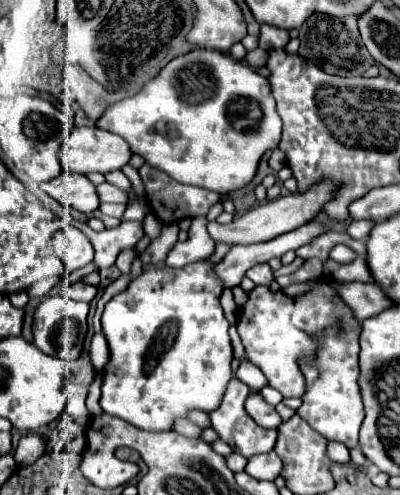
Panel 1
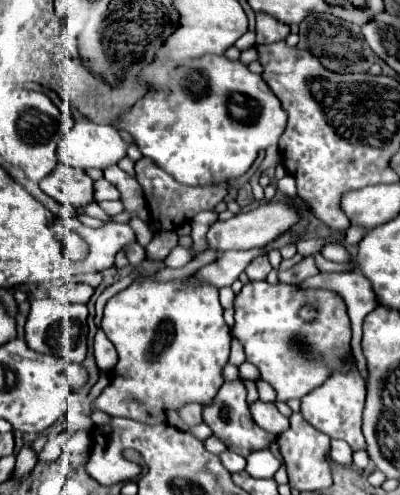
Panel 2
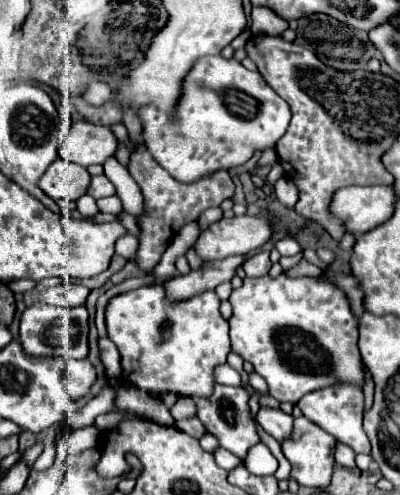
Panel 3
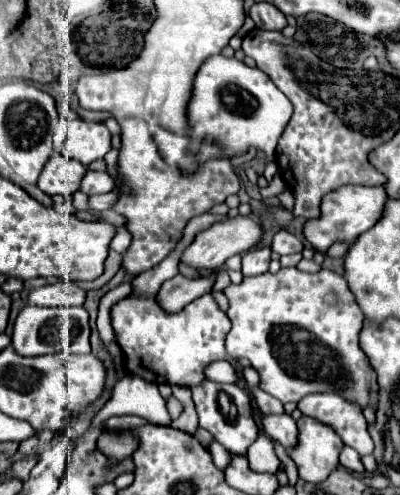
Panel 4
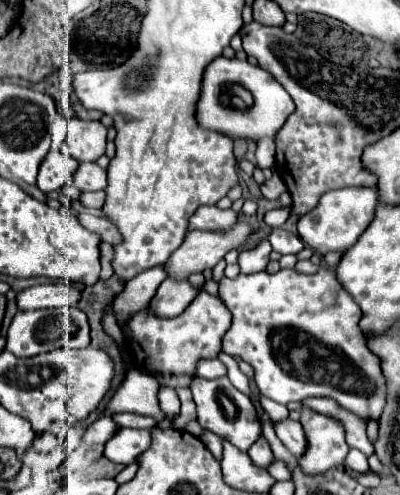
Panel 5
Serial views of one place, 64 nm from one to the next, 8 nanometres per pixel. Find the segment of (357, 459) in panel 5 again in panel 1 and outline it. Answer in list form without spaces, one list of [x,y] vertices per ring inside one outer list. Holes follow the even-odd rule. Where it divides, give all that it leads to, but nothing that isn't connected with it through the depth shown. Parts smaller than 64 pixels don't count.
[[[330,442],[328,444],[328,458],[338,464],[350,464],[350,452],[342,442]]]

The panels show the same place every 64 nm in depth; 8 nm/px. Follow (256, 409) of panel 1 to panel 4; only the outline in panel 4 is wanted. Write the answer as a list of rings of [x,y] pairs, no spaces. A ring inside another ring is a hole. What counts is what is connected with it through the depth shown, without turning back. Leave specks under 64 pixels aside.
[[[282,414],[282,416],[264,416],[264,430],[270,438],[278,440],[286,450],[290,448],[296,448],[298,444],[298,426],[296,422],[288,416],[288,414]]]

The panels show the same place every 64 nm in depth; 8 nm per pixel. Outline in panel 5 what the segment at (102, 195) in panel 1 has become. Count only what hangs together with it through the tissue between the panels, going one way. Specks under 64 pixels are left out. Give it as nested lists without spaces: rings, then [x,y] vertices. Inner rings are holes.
[[[80,162],[74,174],[74,186],[82,192],[104,190],[106,188],[106,170],[96,162]]]

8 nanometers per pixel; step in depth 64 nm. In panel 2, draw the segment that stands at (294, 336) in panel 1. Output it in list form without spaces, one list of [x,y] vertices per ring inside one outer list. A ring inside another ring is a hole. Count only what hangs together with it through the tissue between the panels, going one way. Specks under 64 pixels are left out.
[[[250,280],[234,298],[234,326],[232,336],[244,346],[246,360],[252,362],[258,370],[262,380],[266,380],[276,390],[278,402],[288,402],[292,398],[302,398],[304,394],[312,392],[316,386],[324,384],[336,370],[348,370],[352,366],[352,328],[350,318],[346,312],[344,300],[324,288],[300,288],[298,284],[268,284],[266,280]],[[306,306],[316,308],[318,316],[312,320],[302,318],[302,310]]]

